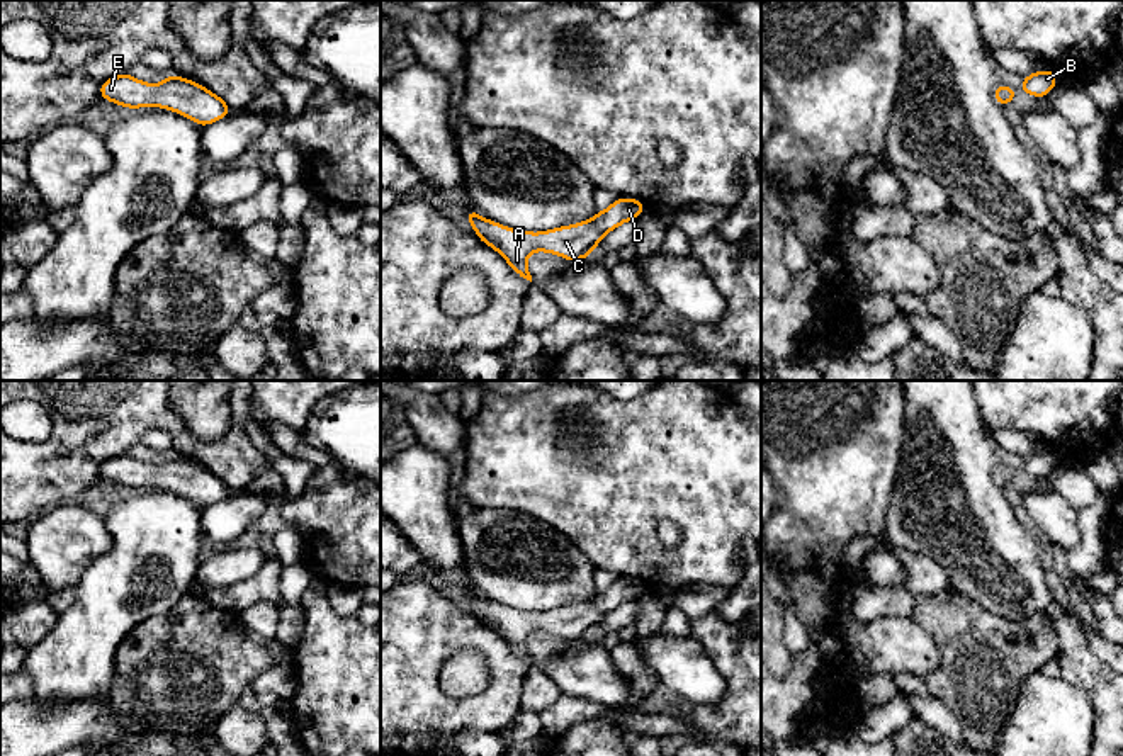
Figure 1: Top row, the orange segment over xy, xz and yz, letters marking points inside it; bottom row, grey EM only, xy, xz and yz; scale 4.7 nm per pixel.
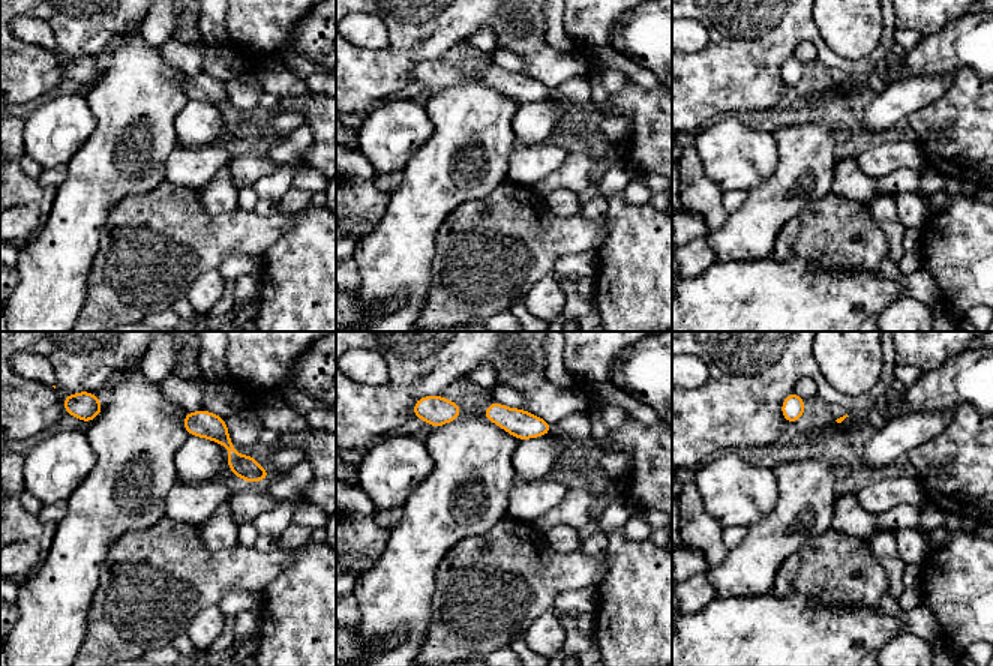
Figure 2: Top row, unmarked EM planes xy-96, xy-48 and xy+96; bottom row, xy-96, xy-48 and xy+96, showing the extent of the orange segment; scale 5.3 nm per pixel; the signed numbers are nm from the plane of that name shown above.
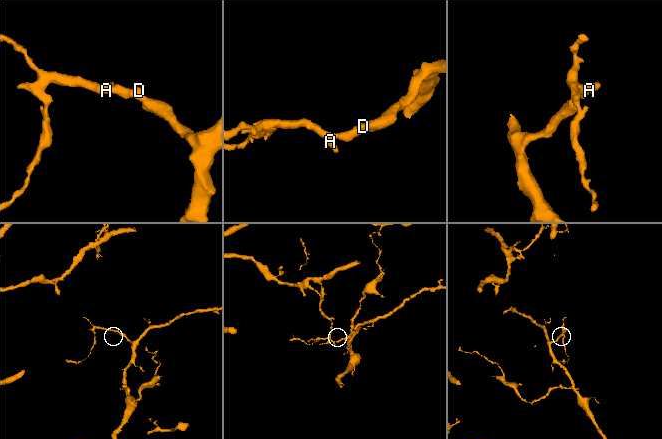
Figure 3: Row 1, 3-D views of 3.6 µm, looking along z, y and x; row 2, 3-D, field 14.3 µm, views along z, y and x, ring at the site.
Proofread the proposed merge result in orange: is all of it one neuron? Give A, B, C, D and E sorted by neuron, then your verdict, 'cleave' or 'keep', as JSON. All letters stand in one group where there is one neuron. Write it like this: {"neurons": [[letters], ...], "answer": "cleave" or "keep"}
{"neurons": [["A", "B", "C", "D", "E"]], "answer": "keep"}

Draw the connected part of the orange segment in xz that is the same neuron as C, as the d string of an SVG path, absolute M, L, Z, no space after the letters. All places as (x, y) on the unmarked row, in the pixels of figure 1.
M618 578L584 603L542 613L511 610L479 596L472 588L466 590L466 598L484 625L494 629L516 656L532 663L527 649L527 637L532 632L554 634L571 642L588 639L607 613L637 600L646 590L647 586L637 579Z

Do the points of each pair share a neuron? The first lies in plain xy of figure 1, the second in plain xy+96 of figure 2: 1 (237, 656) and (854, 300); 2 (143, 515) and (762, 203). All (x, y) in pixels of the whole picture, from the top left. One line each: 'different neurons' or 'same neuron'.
1: different neurons
2: same neuron

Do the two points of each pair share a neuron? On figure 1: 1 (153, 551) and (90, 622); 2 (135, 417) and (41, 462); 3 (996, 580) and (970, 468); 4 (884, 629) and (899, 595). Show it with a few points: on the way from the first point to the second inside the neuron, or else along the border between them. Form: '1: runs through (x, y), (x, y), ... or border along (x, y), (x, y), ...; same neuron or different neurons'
1: runs through (140, 568), (109, 603); same neuron
2: runs through (111, 417), (65, 462); same neuron
3: runs through (986, 552), (970, 529), (970, 495); same neuron
4: border along (852, 605), (852, 614), (862, 622), (909, 615); different neurons

